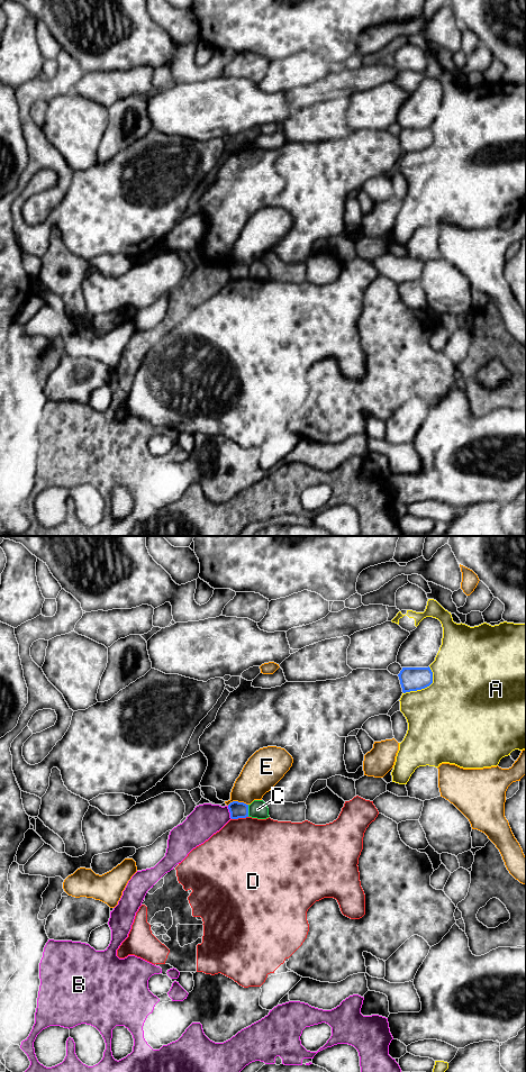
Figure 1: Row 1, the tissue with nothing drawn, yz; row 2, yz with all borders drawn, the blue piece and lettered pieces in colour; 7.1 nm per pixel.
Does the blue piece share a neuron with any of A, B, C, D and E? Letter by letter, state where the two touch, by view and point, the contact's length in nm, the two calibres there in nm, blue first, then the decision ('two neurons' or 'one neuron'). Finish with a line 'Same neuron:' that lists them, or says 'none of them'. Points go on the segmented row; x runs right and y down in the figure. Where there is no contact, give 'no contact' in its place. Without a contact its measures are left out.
A: yz (425, 687) | 280 nm | 180/480 nm | two neurons
B: yz (230, 812) | 100 nm | 110/220 nm | two neurons
C: yz (247, 810) | 90 nm | 110/130 nm | two neurons
D: yz (239, 817) | 120 nm | 110/480 nm | two neurons
E: yz (237, 801) | 150 nm | 110/260 nm | two neurons
Same neuron: none of them

